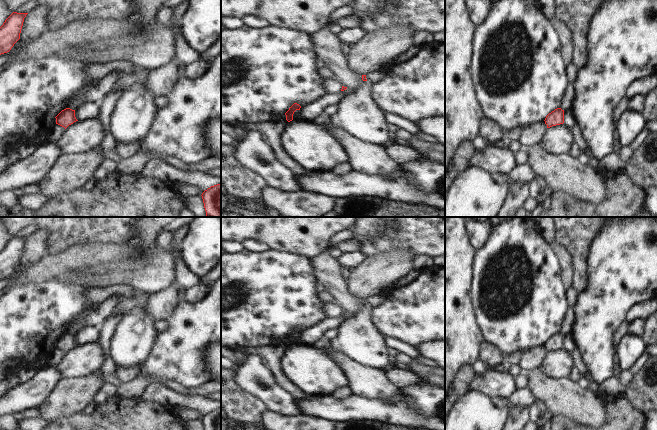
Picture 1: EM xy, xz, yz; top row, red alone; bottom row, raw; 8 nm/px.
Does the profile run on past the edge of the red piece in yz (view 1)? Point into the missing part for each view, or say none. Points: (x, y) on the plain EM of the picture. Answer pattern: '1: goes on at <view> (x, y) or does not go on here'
1: does not go on here

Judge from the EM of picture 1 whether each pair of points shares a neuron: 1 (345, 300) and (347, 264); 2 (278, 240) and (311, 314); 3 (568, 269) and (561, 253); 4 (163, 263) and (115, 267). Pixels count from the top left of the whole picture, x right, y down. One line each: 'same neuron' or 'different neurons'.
1: different neurons
2: different neurons
3: same neuron
4: same neuron

